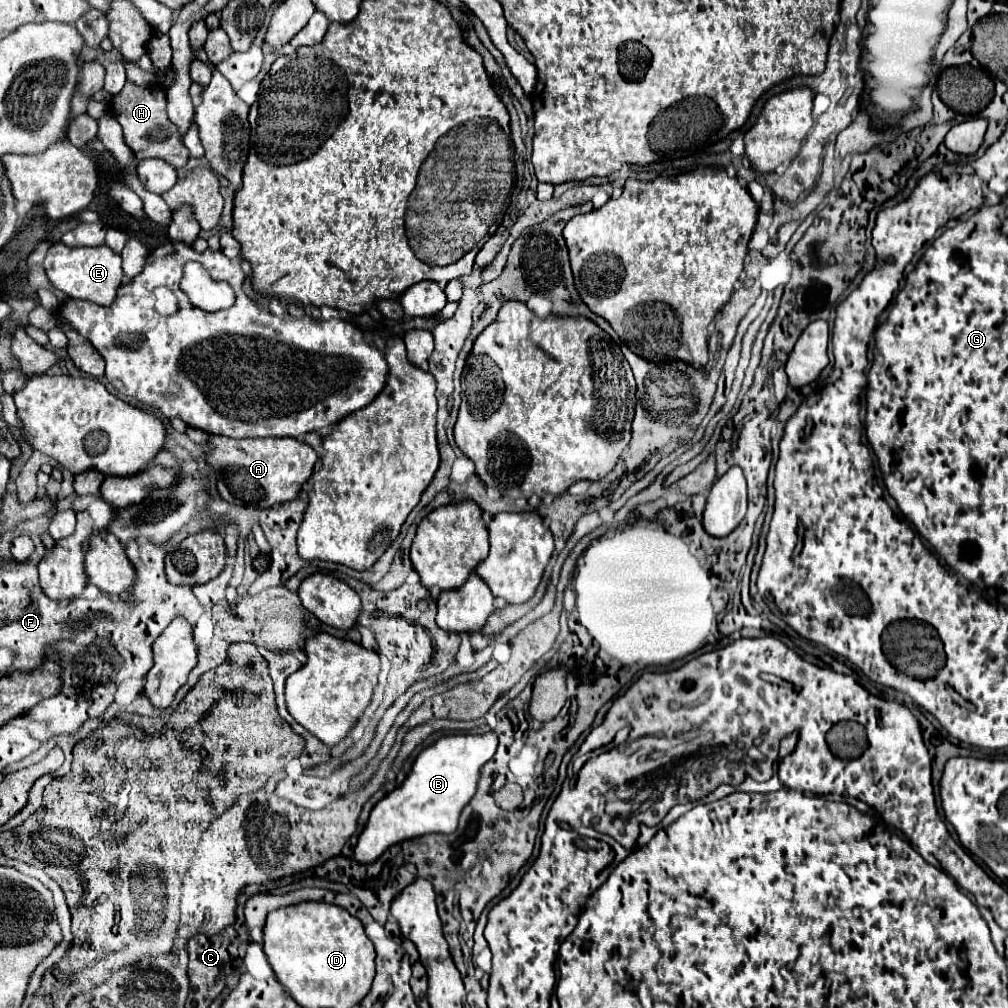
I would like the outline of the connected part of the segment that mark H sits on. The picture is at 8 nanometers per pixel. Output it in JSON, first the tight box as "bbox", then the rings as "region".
{"bbox":[110,81,190,169],"region":[[[126,81],[124,89],[112,97],[110,101],[110,111],[118,119],[118,123],[124,129],[124,141],[132,149],[132,153],[138,159],[148,159],[148,157],[160,157],[174,165],[176,169],[184,167],[186,161],[190,159],[190,153],[186,153],[186,147],[182,143],[182,137],[178,137],[178,131],[170,123],[166,115],[166,91],[164,87],[138,87],[132,81]]]}

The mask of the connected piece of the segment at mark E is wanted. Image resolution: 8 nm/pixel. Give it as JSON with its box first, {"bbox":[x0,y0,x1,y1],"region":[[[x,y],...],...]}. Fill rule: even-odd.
{"bbox":[44,243,124,307],"region":[[[54,243],[48,249],[44,269],[54,289],[66,293],[72,299],[84,299],[102,307],[112,305],[112,301],[116,299],[116,291],[122,283],[122,275],[124,275],[120,255],[114,253],[108,245],[66,247],[62,243]]]}

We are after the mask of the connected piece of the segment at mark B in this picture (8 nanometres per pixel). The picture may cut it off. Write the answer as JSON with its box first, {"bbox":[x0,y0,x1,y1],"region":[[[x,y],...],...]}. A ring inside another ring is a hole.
{"bbox":[354,731,498,865],"region":[[[494,731],[482,735],[448,735],[420,751],[410,775],[400,787],[374,805],[368,825],[358,837],[354,859],[362,865],[374,863],[388,847],[428,833],[454,833],[458,817],[474,797],[480,769],[496,753],[498,737]]]}

